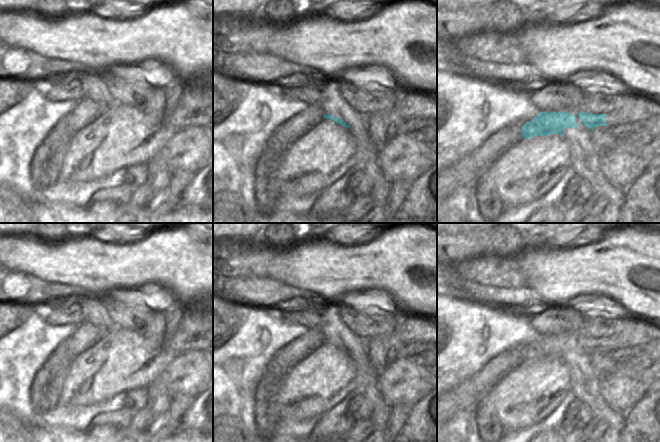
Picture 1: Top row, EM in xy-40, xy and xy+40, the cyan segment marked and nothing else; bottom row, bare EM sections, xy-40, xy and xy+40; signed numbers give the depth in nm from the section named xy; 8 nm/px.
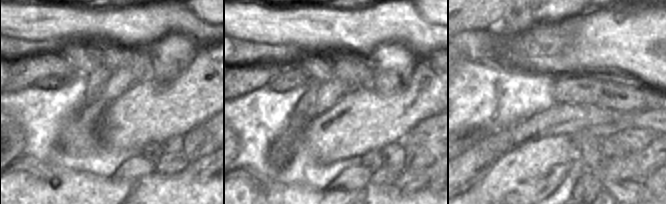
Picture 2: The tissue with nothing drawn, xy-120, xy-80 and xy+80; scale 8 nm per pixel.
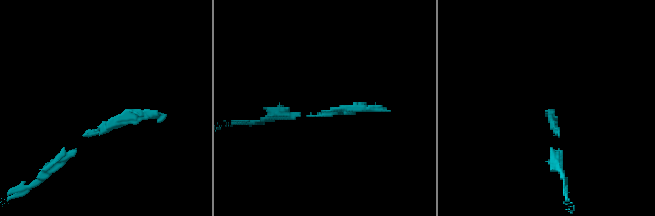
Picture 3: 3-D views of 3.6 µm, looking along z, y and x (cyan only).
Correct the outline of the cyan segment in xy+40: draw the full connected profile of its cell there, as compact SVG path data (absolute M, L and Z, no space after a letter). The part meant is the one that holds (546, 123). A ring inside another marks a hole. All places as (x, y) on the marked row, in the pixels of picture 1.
M540 112L532 121L522 127L522 138L559 134L564 136L565 128L577 128L576 117L571 112Z

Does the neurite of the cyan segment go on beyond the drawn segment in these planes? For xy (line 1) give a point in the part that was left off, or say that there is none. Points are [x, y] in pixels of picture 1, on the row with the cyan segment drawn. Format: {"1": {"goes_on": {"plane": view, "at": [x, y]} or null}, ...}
{"1": {"goes_on": null}}

